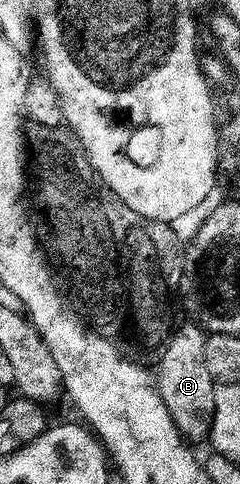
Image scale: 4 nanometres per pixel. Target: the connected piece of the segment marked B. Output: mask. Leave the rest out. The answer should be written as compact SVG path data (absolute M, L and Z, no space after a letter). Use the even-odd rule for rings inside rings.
M179 325L172 344L167 348L156 366L156 381L169 414L181 433L191 441L204 439L211 431L215 410L216 383L208 372L208 337L201 325ZM158 369L158 370L157 370Z

